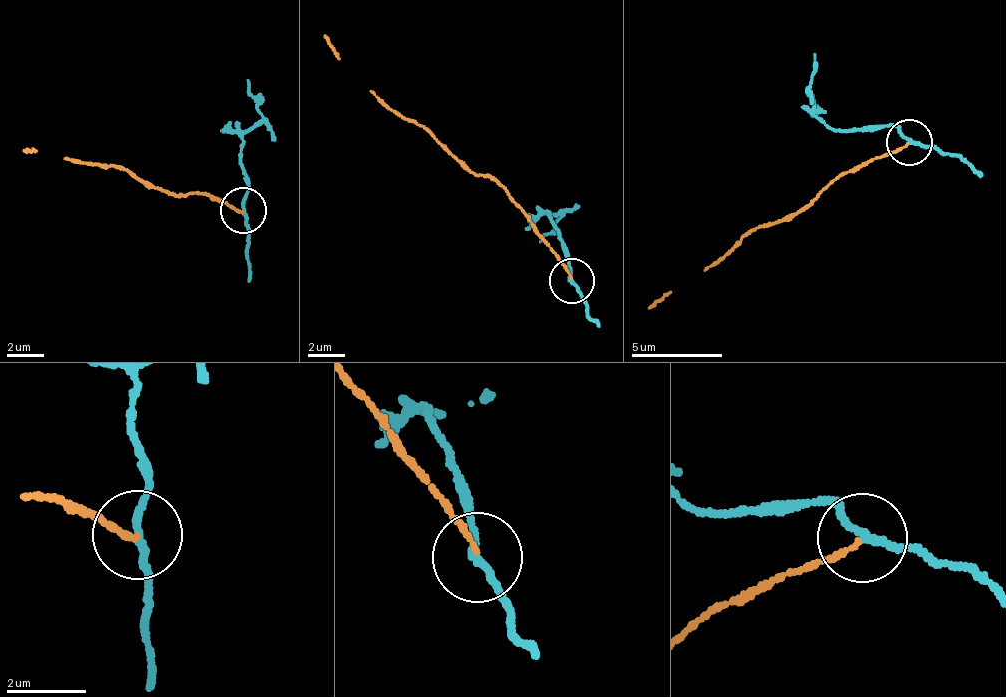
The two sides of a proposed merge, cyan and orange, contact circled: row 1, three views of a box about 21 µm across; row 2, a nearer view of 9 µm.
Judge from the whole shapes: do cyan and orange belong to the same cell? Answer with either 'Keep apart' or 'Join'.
Keep apart

